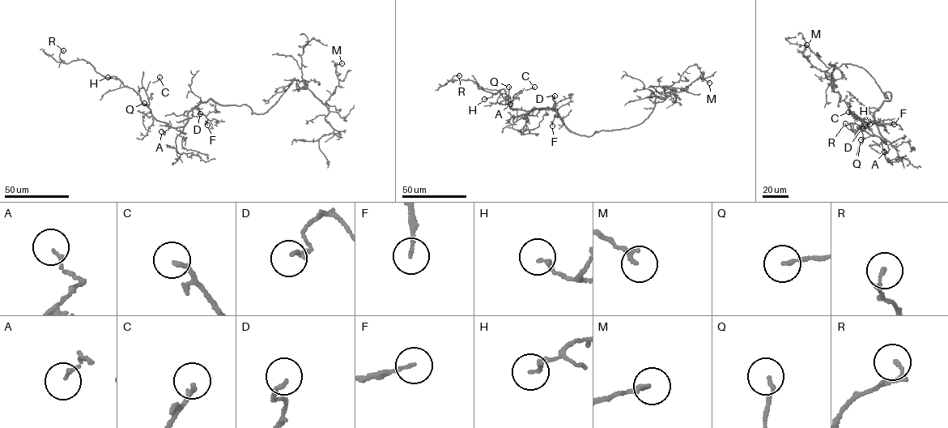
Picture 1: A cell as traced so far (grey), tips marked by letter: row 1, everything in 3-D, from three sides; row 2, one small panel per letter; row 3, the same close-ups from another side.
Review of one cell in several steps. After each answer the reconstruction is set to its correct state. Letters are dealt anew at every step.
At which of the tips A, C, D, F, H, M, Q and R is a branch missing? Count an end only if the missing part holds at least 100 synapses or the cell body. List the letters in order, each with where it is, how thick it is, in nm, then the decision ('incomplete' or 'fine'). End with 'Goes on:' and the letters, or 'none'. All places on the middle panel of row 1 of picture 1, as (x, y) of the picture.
A: (510, 104) | 130 nm | fine
C: (534, 87) | 170 nm | fine
D: (554, 96) | 160 nm | fine
F: (552, 126) | 120 nm | fine
H: (484, 99) | 150 nm | fine
M: (709, 83) | 200 nm | fine
Q: (508, 87) | 130 nm | fine
R: (459, 75) | 120 nm | fine
Goes on: none

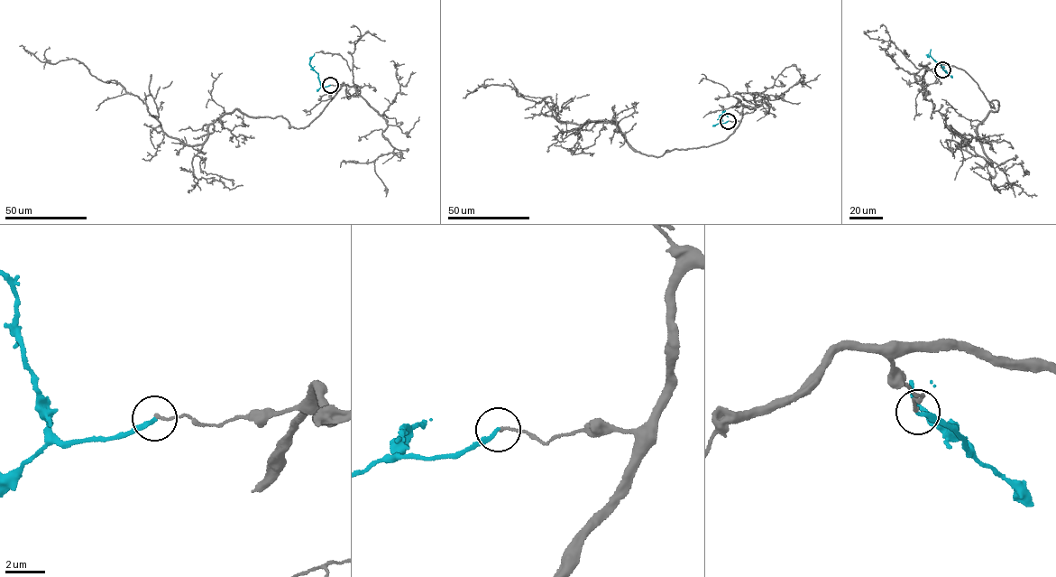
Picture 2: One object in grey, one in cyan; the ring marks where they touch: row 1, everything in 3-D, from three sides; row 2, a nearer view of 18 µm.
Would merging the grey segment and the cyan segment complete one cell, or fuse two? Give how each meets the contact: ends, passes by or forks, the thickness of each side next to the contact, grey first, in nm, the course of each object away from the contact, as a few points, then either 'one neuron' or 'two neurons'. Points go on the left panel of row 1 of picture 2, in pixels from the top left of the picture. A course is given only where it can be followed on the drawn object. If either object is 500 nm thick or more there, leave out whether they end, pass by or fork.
grey ends | cyan ends | 130/200 nm | grey via (330, 85), (343, 85), (304, 127), (236, 108), (188, 145), (114, 80), (19, 46) | cyan via (330, 85), (321, 86), (317, 73), (309, 64), (314, 53) | two neurons

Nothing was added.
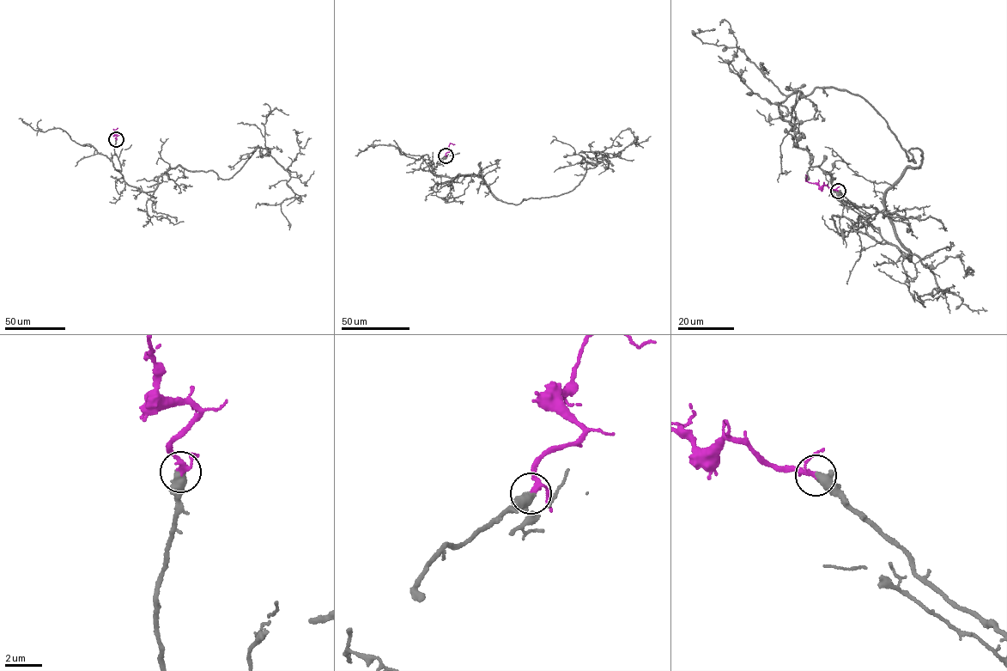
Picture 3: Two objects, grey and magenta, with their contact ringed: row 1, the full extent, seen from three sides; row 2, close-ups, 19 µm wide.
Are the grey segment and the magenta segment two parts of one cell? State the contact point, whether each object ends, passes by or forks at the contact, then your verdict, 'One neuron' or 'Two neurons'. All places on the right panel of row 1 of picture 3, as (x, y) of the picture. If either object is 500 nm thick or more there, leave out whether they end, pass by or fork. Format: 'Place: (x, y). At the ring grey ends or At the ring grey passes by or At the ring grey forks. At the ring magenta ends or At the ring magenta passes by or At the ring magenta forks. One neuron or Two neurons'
Place: (838, 191). One neuron

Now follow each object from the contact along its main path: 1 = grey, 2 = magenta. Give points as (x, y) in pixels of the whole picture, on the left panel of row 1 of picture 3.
1: (116, 139), (124, 180), (144, 192), (179, 165), (232, 178), (257, 145), (267, 147), (295, 194), (255, 208)
2: (116, 139), (113, 131), (118, 128)

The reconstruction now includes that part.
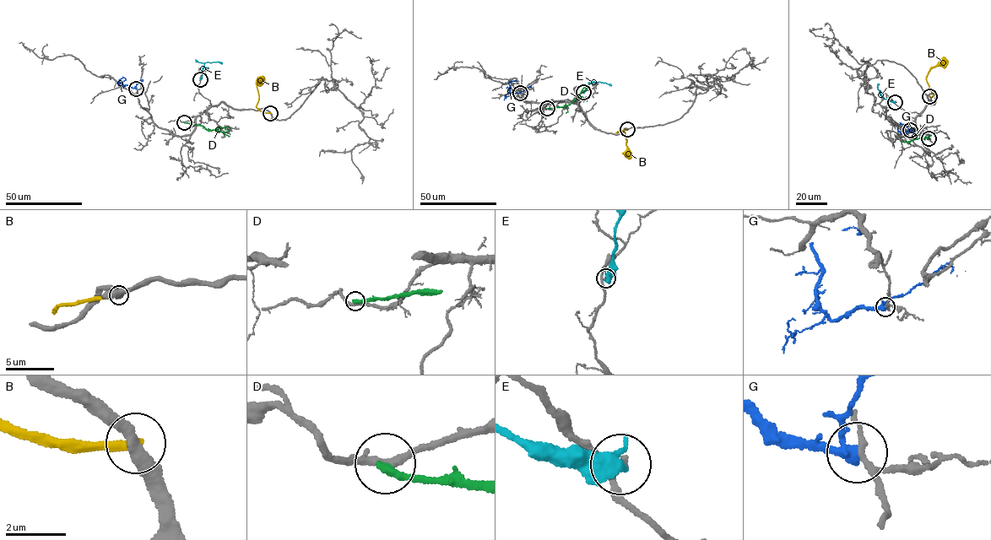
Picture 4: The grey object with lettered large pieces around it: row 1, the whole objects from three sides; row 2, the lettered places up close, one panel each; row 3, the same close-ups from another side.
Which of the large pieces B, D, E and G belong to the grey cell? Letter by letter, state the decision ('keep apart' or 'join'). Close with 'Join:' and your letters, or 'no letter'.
B: keep apart
D: keep apart
E: keep apart
G: keep apart
Join: no letter

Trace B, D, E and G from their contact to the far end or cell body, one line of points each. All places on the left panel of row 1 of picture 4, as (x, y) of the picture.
B: (270, 112), (262, 111), (256, 106), (259, 97), (257, 80), (262, 83), (264, 81)
D: (184, 121), (202, 125), (207, 129), (229, 131)
E: (200, 79), (205, 62), (222, 63)
G: (136, 89), (118, 81), (124, 78), (123, 81)

